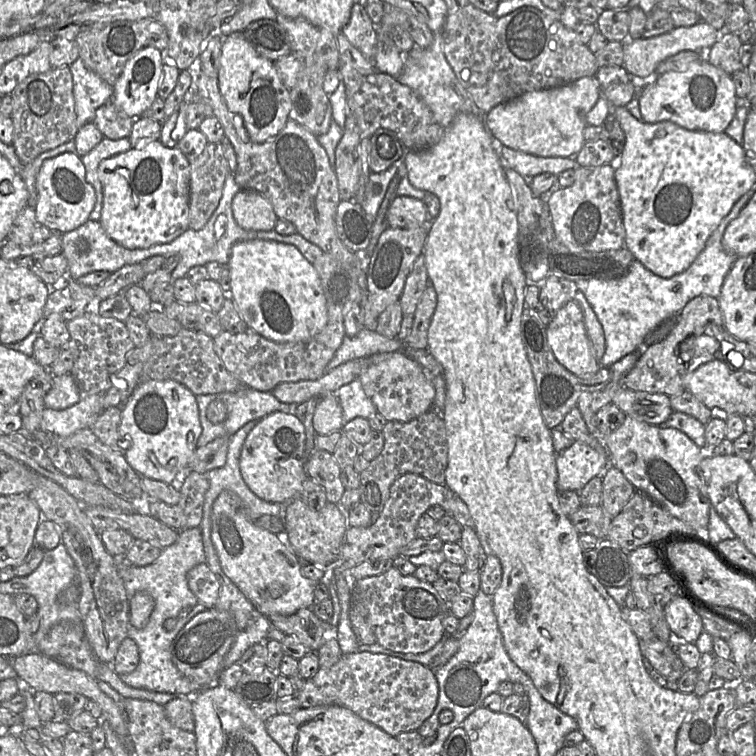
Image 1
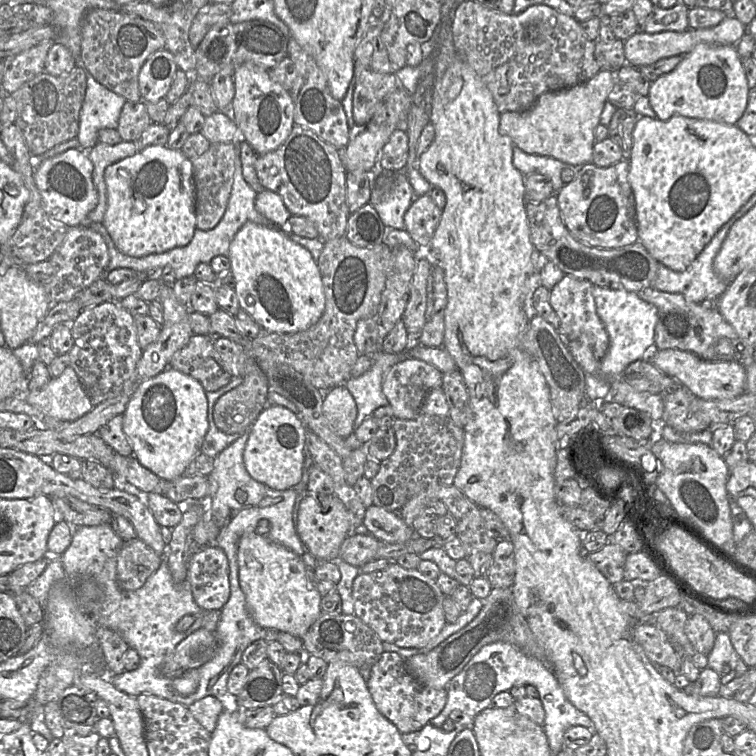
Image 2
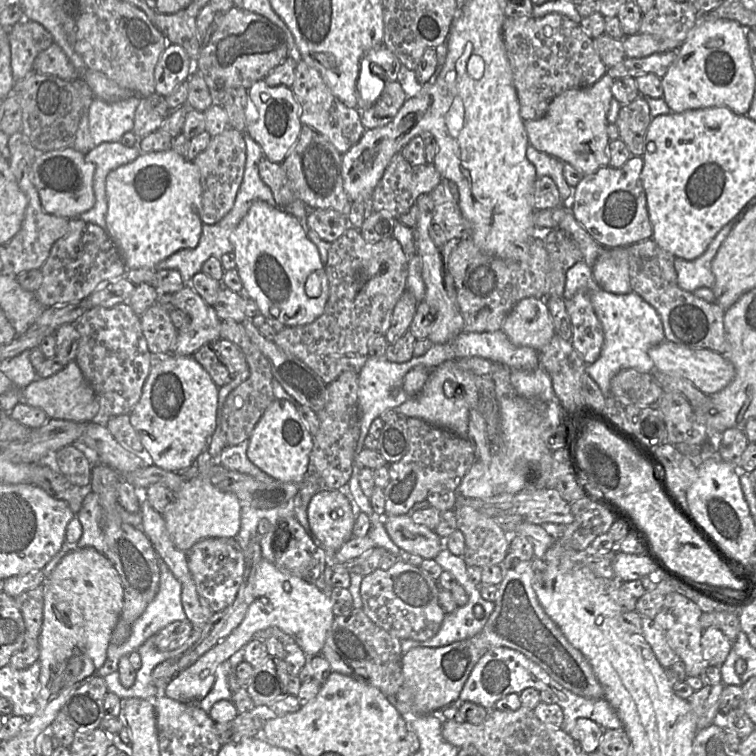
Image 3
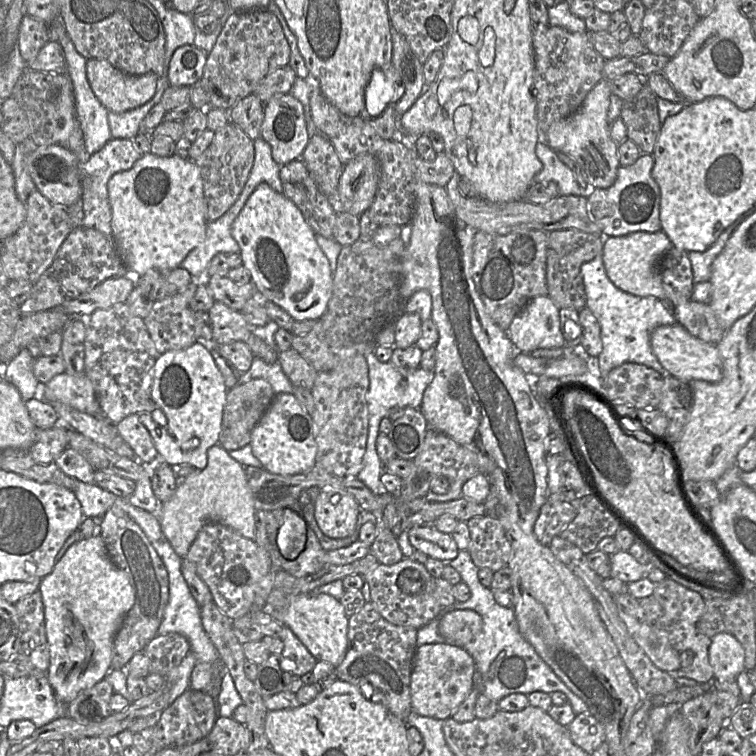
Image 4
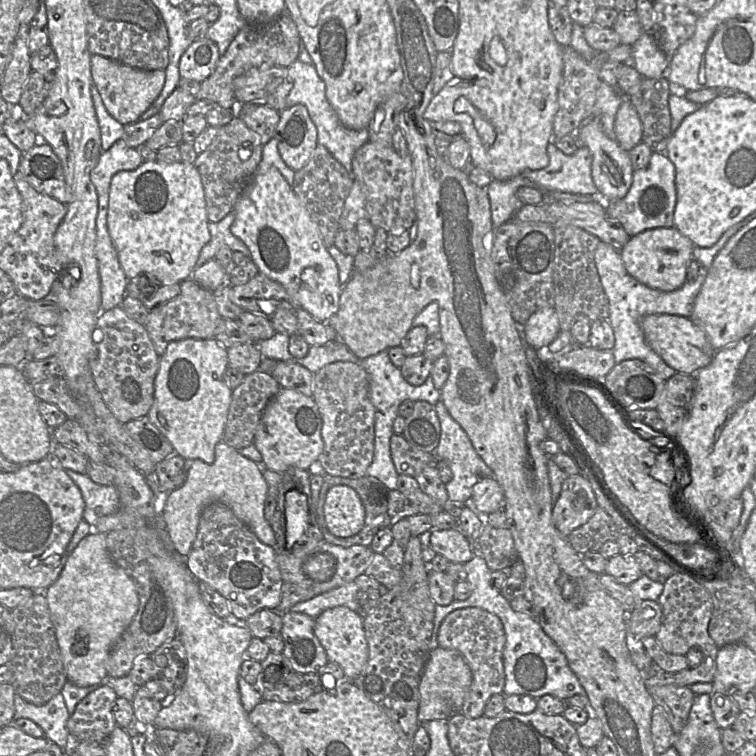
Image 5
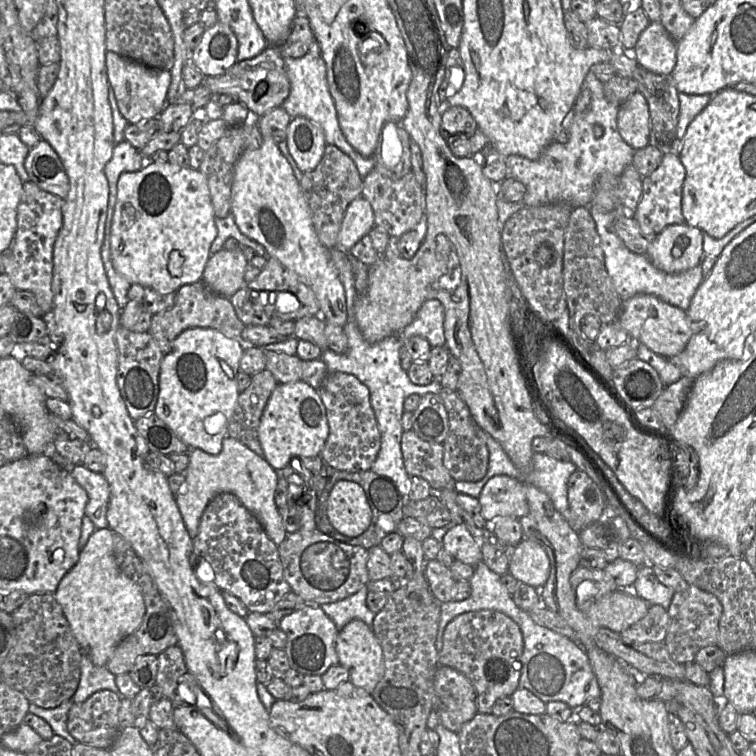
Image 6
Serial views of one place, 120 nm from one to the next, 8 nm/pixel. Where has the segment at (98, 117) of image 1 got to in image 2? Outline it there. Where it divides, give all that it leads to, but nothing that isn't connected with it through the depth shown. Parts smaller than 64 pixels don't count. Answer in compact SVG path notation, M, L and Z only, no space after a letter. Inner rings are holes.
M126 101L116 130L123 141L134 142L152 123L144 103Z

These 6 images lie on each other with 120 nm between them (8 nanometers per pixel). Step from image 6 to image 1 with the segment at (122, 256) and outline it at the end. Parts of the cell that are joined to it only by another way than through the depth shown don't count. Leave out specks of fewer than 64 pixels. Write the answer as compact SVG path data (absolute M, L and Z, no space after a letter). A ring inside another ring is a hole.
M151 141L140 147L103 160L98 168L103 188L100 223L107 235L127 249L145 249L167 244L189 229L190 162L178 148L167 148L160 141Z

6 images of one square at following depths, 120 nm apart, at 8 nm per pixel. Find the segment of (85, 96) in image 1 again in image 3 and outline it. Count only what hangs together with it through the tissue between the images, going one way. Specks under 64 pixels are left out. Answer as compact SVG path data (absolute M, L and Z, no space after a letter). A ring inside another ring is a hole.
M133 95L132 97L114 103L108 103L96 97L92 100L87 114L90 134L96 146L103 142L120 142L120 139L126 132L132 131L135 112L141 99L146 98Z

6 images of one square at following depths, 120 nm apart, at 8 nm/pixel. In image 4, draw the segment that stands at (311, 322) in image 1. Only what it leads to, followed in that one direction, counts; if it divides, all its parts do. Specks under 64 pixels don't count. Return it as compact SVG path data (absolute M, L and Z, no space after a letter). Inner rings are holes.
M267 183L259 184L232 224L231 235L239 244L242 265L249 270L251 283L263 297L284 309L296 321L319 320L326 313L333 295L329 260L300 209L283 193L276 192Z

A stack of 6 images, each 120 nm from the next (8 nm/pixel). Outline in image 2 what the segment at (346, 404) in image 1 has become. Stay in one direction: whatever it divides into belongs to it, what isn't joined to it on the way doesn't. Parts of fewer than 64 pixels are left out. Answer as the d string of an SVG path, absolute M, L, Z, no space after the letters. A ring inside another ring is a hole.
M382 349L369 356L373 359L371 368L361 376L351 378L345 384L357 405L354 429L366 418L371 417L376 409L388 405L388 400L382 391L383 378L392 366L410 358L407 351L388 354Z

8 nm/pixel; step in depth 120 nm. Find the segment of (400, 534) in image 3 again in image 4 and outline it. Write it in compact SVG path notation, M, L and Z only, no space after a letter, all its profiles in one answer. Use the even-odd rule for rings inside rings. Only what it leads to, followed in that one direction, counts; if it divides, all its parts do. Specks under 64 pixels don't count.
M410 527L407 534L415 550L445 563L454 560L460 551L451 534L434 527Z

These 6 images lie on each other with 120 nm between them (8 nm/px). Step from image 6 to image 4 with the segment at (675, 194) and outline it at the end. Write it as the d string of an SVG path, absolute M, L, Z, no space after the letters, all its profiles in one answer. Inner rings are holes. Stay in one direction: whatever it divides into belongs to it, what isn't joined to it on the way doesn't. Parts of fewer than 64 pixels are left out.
M642 154L634 164L619 167L612 186L588 190L588 212L601 229L602 236L619 237L635 232L654 233L661 230L660 189L651 175L653 166L652 154Z

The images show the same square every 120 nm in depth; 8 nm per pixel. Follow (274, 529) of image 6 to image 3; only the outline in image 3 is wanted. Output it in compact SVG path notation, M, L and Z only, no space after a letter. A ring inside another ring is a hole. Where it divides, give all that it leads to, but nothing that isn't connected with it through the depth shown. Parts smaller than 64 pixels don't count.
M204 451L196 460L199 468L197 477L186 480L185 484L175 492L174 501L166 508L163 518L174 545L183 552L198 541L206 538L235 538L240 530L241 503L234 493L222 492L210 479L210 469L219 464L217 459Z

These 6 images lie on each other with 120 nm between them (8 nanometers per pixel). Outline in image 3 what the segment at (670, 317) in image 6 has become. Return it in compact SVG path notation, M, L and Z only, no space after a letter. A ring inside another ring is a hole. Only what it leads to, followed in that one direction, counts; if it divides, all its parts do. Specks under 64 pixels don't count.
M663 340L649 349L649 357L655 364L656 369L690 381L706 395L712 395L723 390L735 377L735 368L730 360L726 356L706 348L689 347Z

